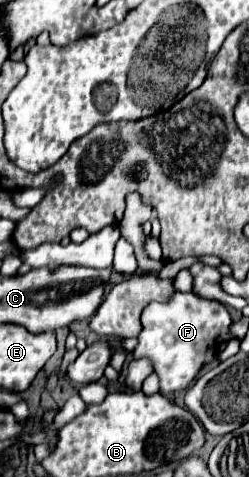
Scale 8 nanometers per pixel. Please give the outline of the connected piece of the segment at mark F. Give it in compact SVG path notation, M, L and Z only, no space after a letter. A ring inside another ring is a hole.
M177 292L169 304L149 304L141 314L141 324L143 330L139 334L139 344L133 350L133 358L151 360L153 370L159 374L163 394L187 390L197 380L203 366L213 362L233 338L233 320L227 308L217 300L207 300L195 292Z

